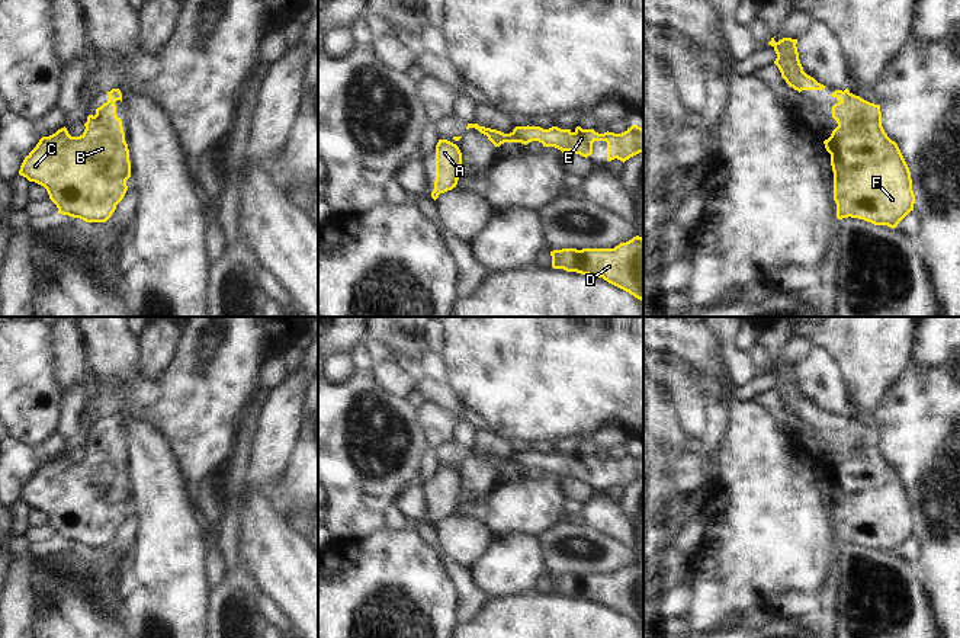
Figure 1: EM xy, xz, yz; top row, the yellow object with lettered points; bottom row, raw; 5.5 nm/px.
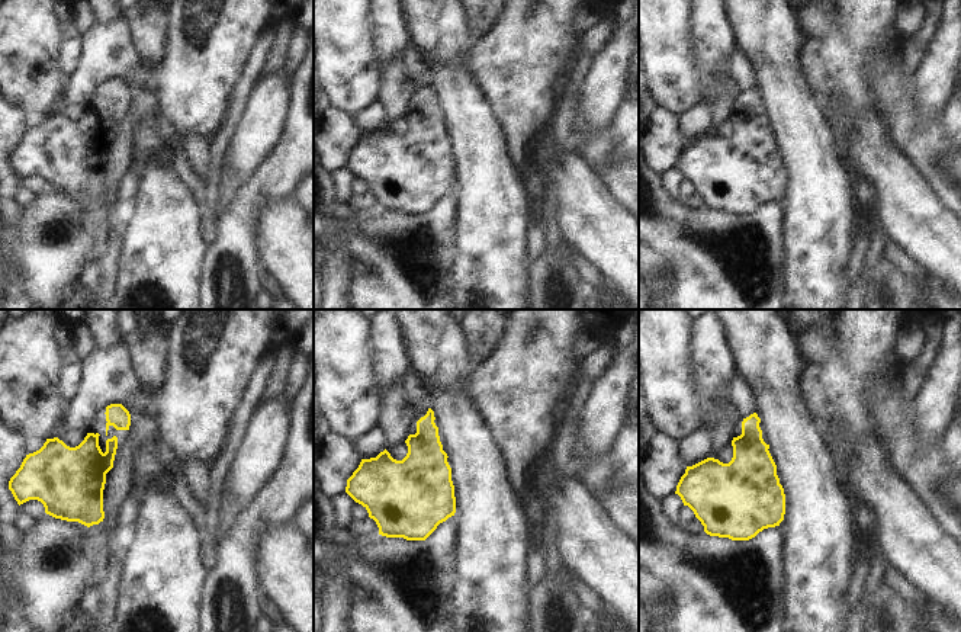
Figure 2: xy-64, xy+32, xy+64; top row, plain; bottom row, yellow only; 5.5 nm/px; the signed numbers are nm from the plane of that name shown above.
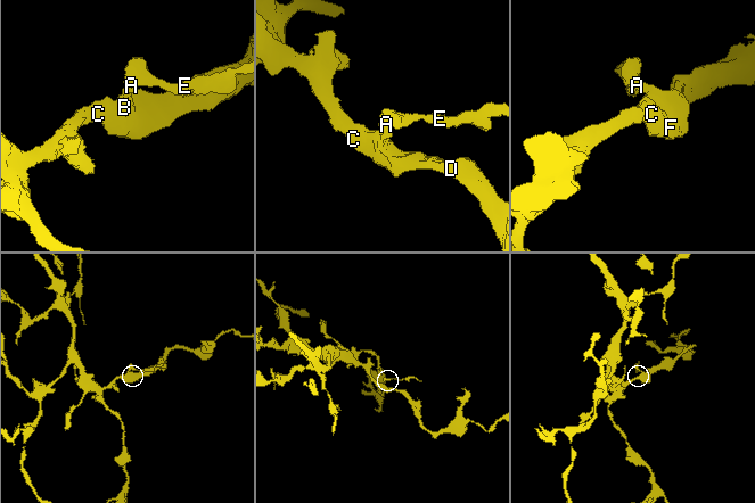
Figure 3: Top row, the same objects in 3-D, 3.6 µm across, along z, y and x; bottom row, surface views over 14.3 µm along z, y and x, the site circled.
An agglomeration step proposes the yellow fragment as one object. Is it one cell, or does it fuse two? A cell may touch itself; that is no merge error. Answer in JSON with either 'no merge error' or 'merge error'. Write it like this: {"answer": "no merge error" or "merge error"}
{"answer": "no merge error"}

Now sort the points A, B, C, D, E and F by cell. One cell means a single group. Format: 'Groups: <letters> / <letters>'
Groups: A B C D E F.

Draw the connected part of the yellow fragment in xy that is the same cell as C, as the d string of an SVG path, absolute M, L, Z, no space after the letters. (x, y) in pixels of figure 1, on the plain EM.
M119 414L106 417L109 426L89 440L86 455L80 462L71 462L67 453L49 462L42 462L25 482L19 500L44 512L58 539L80 544L86 548L106 548L123 525L131 503L129 475L125 467L122 446L116 442L116 426L122 427Z

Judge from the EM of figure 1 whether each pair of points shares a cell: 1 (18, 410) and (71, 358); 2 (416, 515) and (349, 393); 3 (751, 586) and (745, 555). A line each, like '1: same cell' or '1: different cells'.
1: different cells
2: different cells
3: same cell

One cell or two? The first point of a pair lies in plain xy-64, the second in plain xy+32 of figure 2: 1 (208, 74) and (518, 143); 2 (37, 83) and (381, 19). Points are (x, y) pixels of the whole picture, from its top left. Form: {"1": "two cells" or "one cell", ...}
{"1": "one cell", "2": "two cells"}

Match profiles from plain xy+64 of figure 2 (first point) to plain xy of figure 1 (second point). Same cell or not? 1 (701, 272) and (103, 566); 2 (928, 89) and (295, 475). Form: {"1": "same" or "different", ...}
{"1": "same", "2": "different"}

